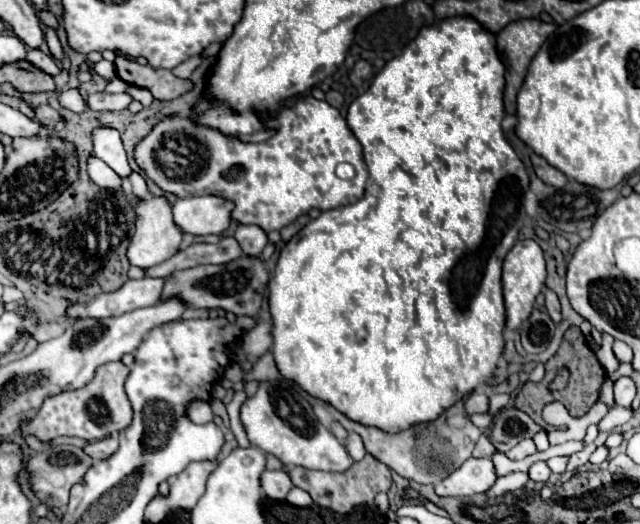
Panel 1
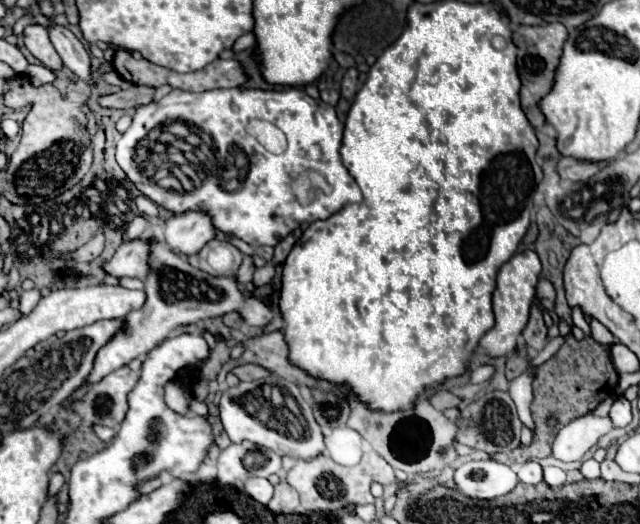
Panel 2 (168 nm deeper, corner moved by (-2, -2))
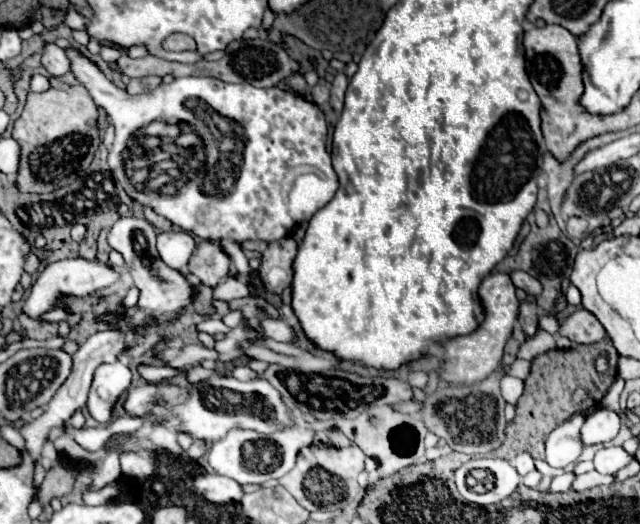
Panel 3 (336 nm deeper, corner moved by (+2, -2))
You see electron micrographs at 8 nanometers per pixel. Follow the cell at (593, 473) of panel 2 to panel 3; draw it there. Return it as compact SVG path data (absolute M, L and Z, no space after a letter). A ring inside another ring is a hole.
M572 472L568 474L568 478L554 476L552 482L550 482L550 492L564 492L564 490L568 490L570 484L572 484L572 480L574 480L574 474Z

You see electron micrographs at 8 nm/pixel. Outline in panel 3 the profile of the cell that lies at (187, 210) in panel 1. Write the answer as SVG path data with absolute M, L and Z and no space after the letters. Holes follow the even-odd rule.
M170 230L170 232L160 232L158 234L156 248L158 248L160 260L168 268L182 270L188 264L196 244L194 244L194 238L190 234L182 232L182 230Z

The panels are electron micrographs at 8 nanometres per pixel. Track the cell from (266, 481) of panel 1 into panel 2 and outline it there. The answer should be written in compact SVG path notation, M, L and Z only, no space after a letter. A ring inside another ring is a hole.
M248 478L244 484L244 490L248 496L258 500L260 504L268 504L274 494L274 486L266 478Z

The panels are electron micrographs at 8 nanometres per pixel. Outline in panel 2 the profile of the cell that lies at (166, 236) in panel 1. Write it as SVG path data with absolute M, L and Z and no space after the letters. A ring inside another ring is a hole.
M142 236L142 238L134 238L124 242L114 258L110 262L106 262L106 272L116 276L116 278L124 278L124 276L134 276L134 278L148 278L152 272L152 264L150 264L150 238Z

